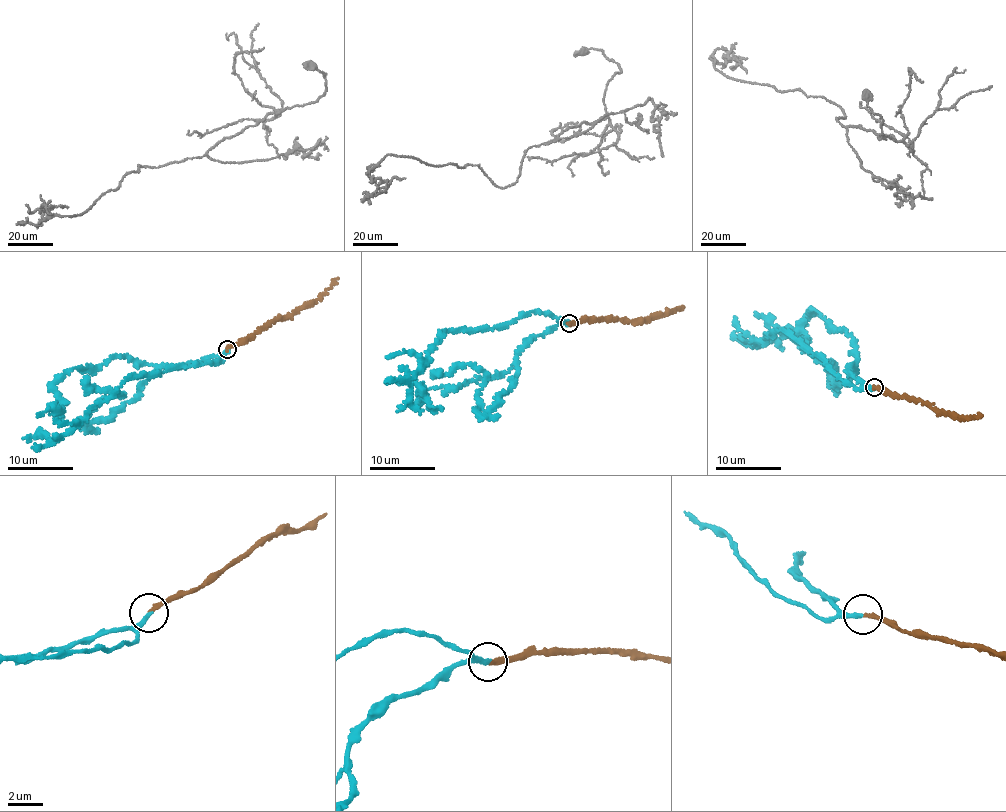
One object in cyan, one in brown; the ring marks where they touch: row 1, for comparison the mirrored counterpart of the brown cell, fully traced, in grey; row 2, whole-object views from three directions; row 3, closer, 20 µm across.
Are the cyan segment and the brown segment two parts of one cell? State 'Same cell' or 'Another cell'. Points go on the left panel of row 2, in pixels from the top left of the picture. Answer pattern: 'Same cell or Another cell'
Same cell

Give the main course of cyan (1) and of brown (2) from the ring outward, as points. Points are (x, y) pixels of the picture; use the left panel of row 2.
1: (228, 349), (166, 365), (110, 416), (89, 422), (96, 404), (122, 395), (93, 387), (86, 377)
2: (228, 349), (245, 341), (274, 320), (316, 302), (338, 277)

